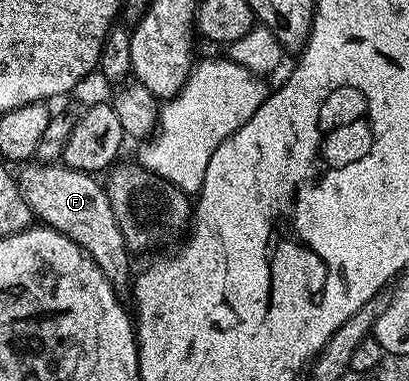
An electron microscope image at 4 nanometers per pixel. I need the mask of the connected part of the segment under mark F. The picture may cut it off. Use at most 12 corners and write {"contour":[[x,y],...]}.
{"contour":[[27,164],[19,191],[42,225],[69,236],[112,286],[133,254],[96,175]]}

